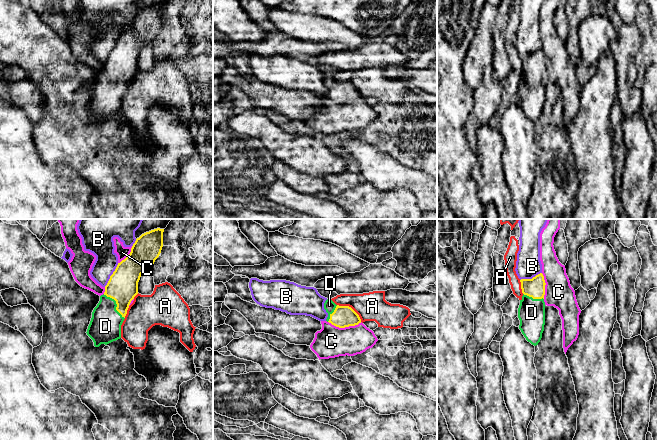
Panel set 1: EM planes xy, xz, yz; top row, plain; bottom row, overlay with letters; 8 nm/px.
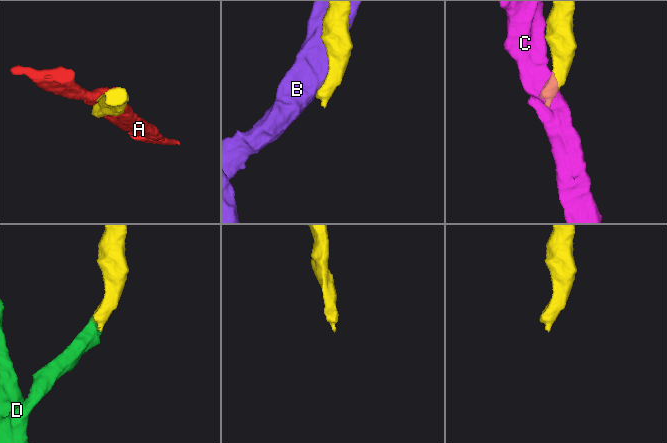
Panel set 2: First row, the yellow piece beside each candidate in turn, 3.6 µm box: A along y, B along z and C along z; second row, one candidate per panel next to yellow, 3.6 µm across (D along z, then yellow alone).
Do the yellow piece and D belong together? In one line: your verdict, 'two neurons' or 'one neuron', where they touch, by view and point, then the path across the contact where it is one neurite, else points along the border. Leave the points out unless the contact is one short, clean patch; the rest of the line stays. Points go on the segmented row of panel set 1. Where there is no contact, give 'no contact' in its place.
one neuron | xy (116, 303) | across xy (122, 286), (116, 303), (107, 317), (105, 326)

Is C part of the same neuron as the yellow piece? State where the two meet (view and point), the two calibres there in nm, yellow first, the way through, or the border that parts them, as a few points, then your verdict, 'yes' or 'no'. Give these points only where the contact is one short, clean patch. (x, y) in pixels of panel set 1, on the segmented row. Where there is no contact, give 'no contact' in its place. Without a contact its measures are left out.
meets yellow in xz at (345, 326); 180 nm thick on the yellow side, 260 nm on the other; no

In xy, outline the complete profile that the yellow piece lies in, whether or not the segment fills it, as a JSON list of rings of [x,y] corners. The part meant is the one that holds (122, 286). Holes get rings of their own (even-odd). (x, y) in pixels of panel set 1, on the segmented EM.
[[[157,228],[137,238],[130,254],[118,263],[110,276],[86,332],[95,347],[121,338],[121,325],[131,301],[138,294],[141,274],[152,269],[161,253],[163,232],[164,229]]]

